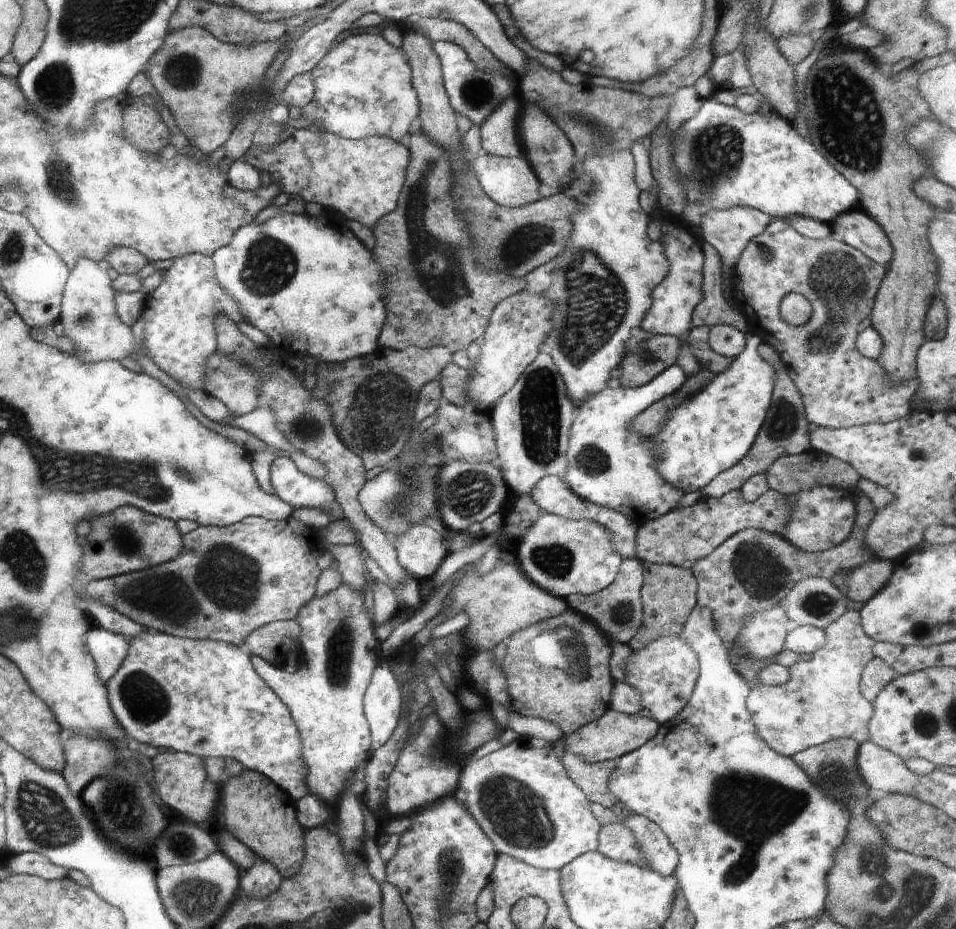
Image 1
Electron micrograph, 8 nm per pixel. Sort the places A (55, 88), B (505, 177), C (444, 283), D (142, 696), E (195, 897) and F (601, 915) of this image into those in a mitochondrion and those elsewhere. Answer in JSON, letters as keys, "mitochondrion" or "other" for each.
{"A":"mitochondrion","B":"other","C":"mitochondrion","D":"mitochondrion","E":"mitochondrion","F":"other"}

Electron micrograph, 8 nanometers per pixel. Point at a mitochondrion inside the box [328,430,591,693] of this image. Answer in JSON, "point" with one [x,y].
{"point":[394,508]}

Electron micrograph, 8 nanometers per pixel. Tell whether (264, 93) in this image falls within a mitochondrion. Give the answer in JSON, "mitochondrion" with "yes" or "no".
{"mitochondrion":"no"}

